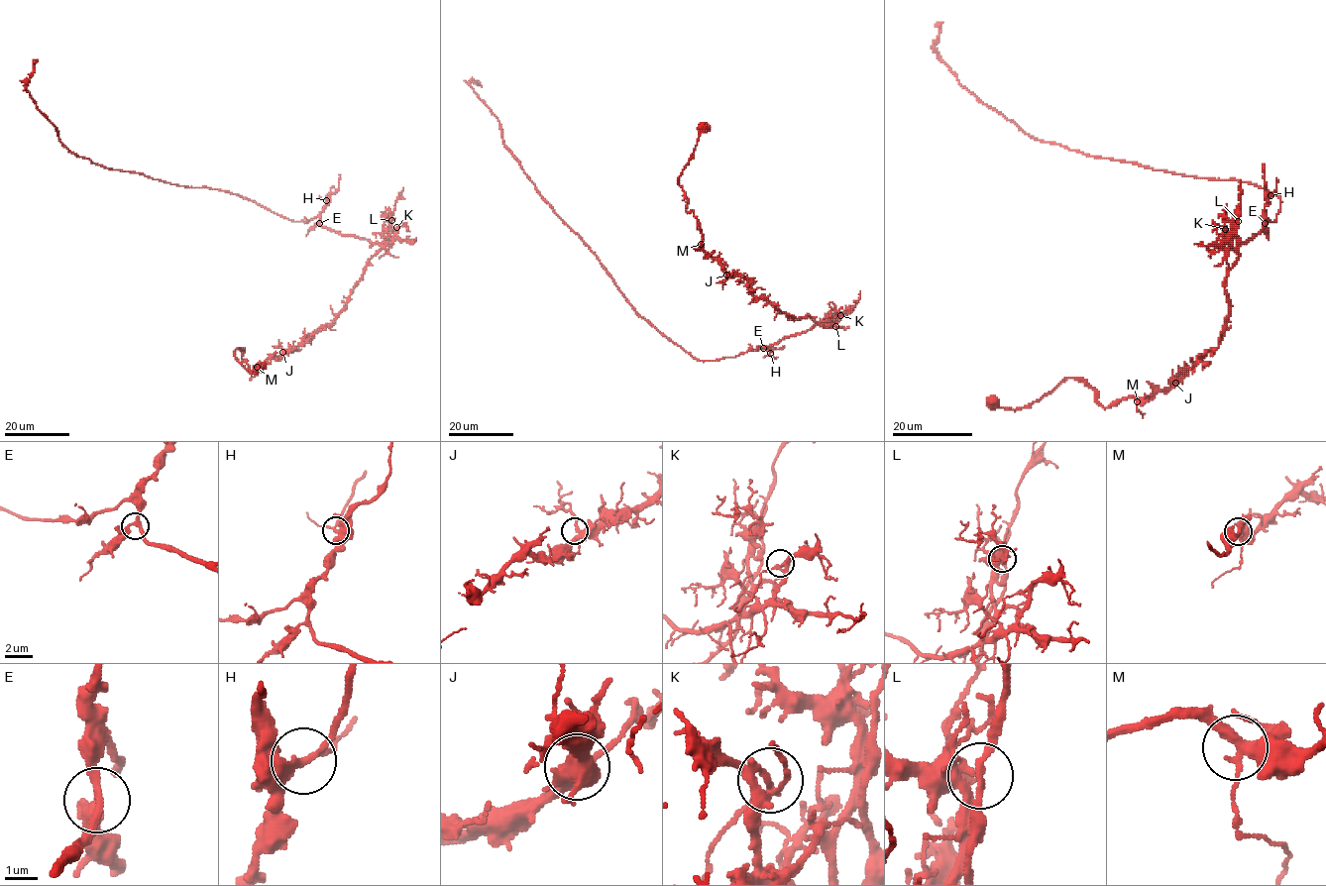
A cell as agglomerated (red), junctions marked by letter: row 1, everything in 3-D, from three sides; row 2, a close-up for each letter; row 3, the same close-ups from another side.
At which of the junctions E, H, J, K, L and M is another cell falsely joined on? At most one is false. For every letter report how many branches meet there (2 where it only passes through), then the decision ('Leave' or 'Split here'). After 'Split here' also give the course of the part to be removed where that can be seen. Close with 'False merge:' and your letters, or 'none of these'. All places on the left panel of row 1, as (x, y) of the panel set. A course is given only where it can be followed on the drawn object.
E: Branches: 3. Leave
H: Branches: 3. Leave
J: Branches: 5. Leave
K: Branches: 4. Leave
L: Branches: 3. Split here. Course of the part to remove: (391, 220), (372, 244), (318, 217), (292, 221), (226, 191), (94, 164), (60, 142), (26, 90), (37, 59)
M: Branches: 3. Leave
False merge: L

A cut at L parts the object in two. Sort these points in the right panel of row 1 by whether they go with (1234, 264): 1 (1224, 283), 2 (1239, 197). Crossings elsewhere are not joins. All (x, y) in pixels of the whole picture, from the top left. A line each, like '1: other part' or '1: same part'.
1: same part
2: same part

